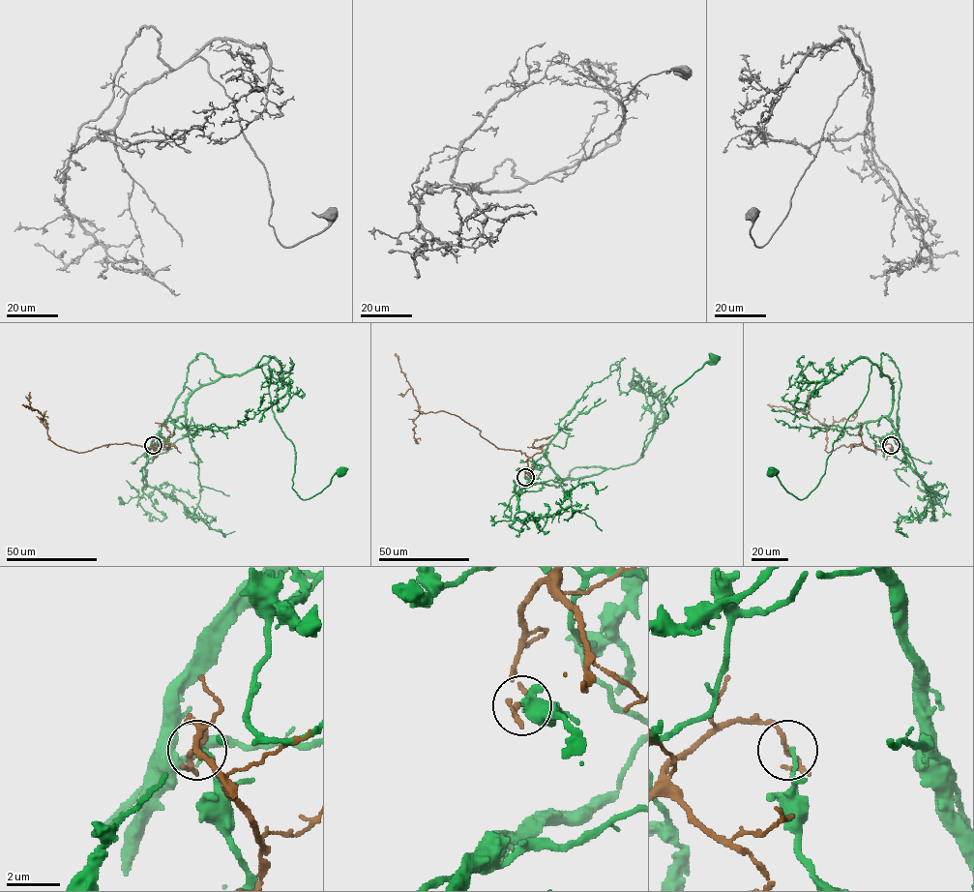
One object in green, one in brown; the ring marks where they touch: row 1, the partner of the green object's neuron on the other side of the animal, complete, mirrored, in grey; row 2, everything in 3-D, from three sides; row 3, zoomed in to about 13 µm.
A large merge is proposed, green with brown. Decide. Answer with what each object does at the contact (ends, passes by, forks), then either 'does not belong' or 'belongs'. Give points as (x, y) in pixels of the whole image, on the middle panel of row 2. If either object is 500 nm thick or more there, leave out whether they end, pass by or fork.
green ends there; brown forks there; does not belong

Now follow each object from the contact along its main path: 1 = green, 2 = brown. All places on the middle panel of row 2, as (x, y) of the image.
1: (525, 477), (520, 493), (560, 482), (558, 475), (635, 462), (667, 418), (664, 401), (713, 360)
2: (525, 477), (524, 453), (497, 448), (482, 436), (479, 430), (454, 414), (420, 412), (395, 353)

